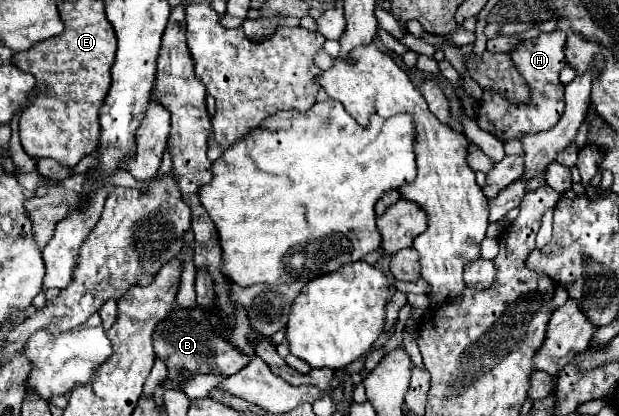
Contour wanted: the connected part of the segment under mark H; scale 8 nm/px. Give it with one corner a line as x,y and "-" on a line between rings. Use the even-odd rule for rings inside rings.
548,32
540,34
534,40
518,42
518,48
508,52
514,68
522,74
530,88
530,100
526,104
510,102
498,90
484,90
482,100
476,102
476,120
478,126
490,134
494,134
500,142
508,142
512,138
520,140
522,134
536,134
542,130
552,128
564,110
564,86
558,80
560,70
566,66
564,62
564,42
566,34
562,32

